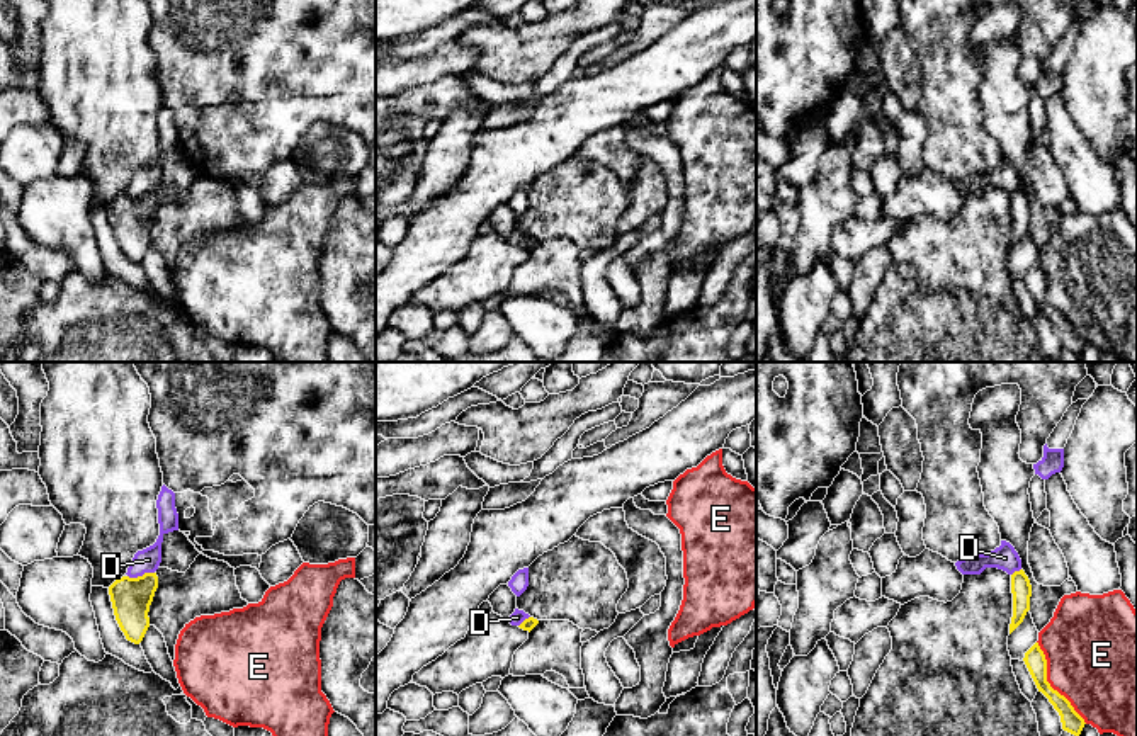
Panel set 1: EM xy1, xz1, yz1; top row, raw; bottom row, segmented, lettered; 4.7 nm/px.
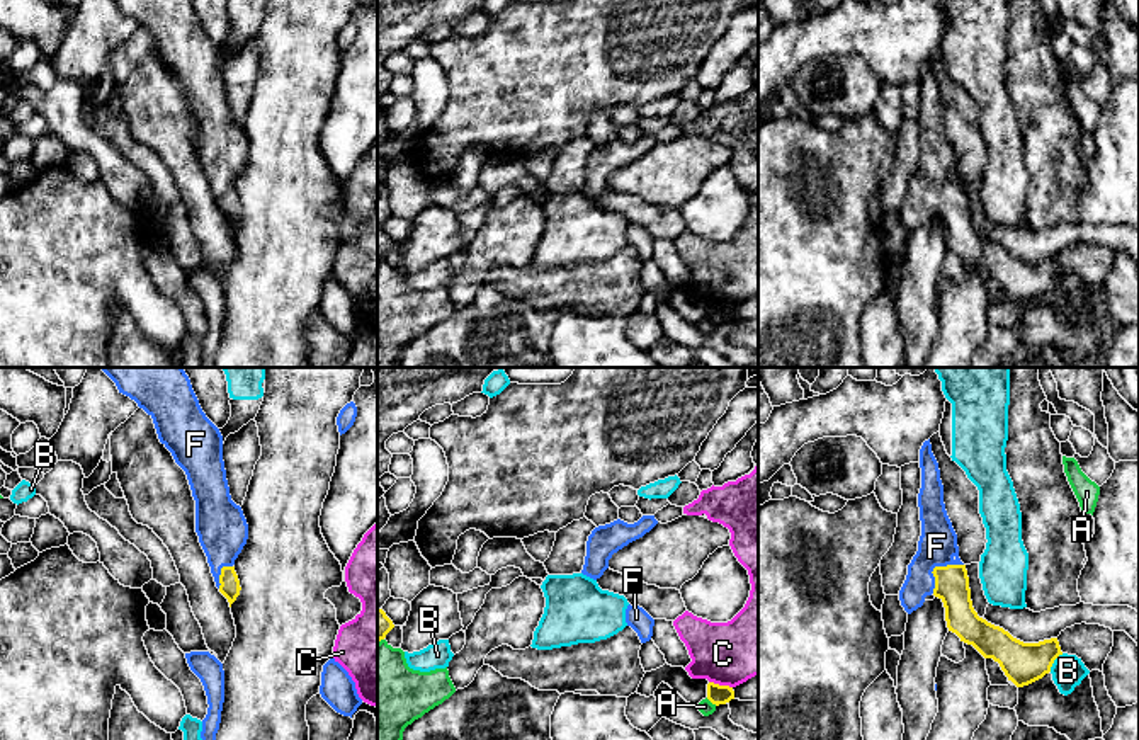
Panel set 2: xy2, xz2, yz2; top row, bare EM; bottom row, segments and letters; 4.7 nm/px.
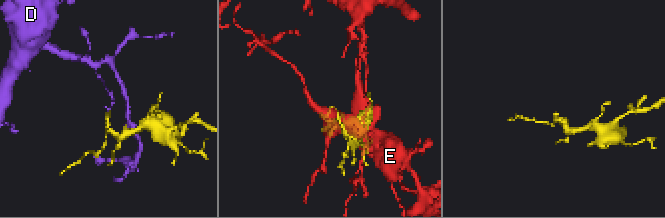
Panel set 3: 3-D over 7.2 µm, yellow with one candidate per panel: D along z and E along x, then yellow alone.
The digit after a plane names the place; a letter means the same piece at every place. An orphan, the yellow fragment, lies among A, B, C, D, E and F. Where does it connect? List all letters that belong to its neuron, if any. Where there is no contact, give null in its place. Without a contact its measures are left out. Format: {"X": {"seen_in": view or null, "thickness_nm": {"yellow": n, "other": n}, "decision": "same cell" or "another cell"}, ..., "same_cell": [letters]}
{"A": {"seen_in": "xz2", "thickness_nm": {"yellow": 100, "other": 70}, "decision": "another cell"}, "B": {"seen_in": "yz2", "thickness_nm": {"yellow": 190, "other": 160}, "decision": "another cell"}, "C": {"seen_in": "xz2", "thickness_nm": {"yellow": 100, "other": 300}, "decision": "another cell"}, "D": {"seen_in": "xy1", "thickness_nm": {"yellow": 190, "other": 120}, "decision": "another cell"}, "E": {"seen_in": "yz1", "thickness_nm": {"yellow": 100, "other": 460}, "decision": "another cell"}, "F": {"seen_in": "yz2", "thickness_nm": {"yellow": 160, "other": 190}, "decision": "same cell"}, "same_cell": ["F"]}

